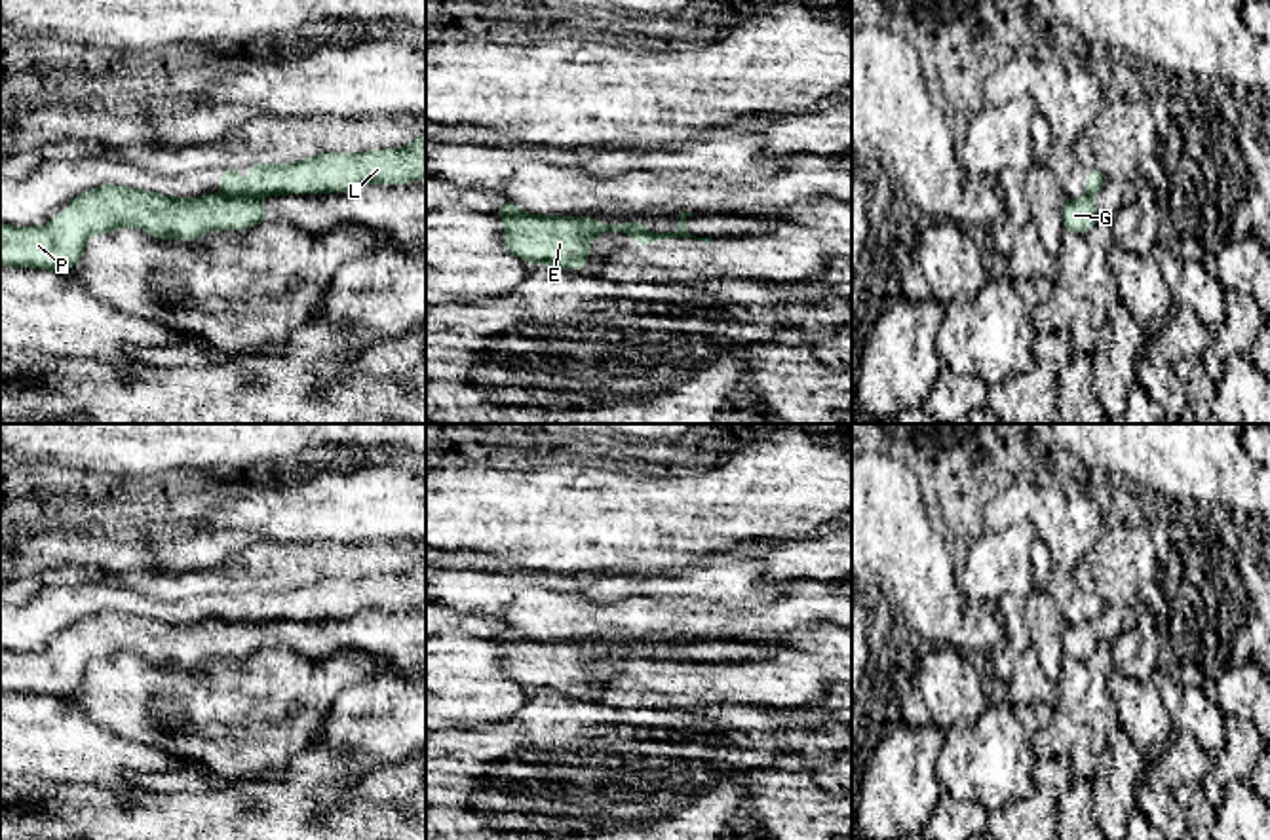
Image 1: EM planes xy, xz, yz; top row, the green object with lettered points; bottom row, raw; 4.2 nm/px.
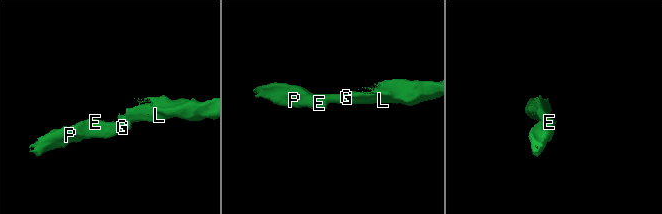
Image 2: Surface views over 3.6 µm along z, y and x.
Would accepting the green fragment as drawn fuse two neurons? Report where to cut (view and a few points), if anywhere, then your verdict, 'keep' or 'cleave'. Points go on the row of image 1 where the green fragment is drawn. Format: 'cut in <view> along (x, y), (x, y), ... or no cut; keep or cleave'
cut in xy along (223, 194), (251, 196), (255, 200); cleave

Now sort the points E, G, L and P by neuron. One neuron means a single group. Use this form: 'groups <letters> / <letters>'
groups E G P / L

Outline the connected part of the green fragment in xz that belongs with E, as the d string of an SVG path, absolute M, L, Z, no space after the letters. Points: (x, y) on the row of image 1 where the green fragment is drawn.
M506 201L494 213L504 219L508 253L530 262L551 264L582 272L589 258L589 239L603 232L622 232L635 238L641 247L650 245L645 220L603 224L591 217L538 217Z

